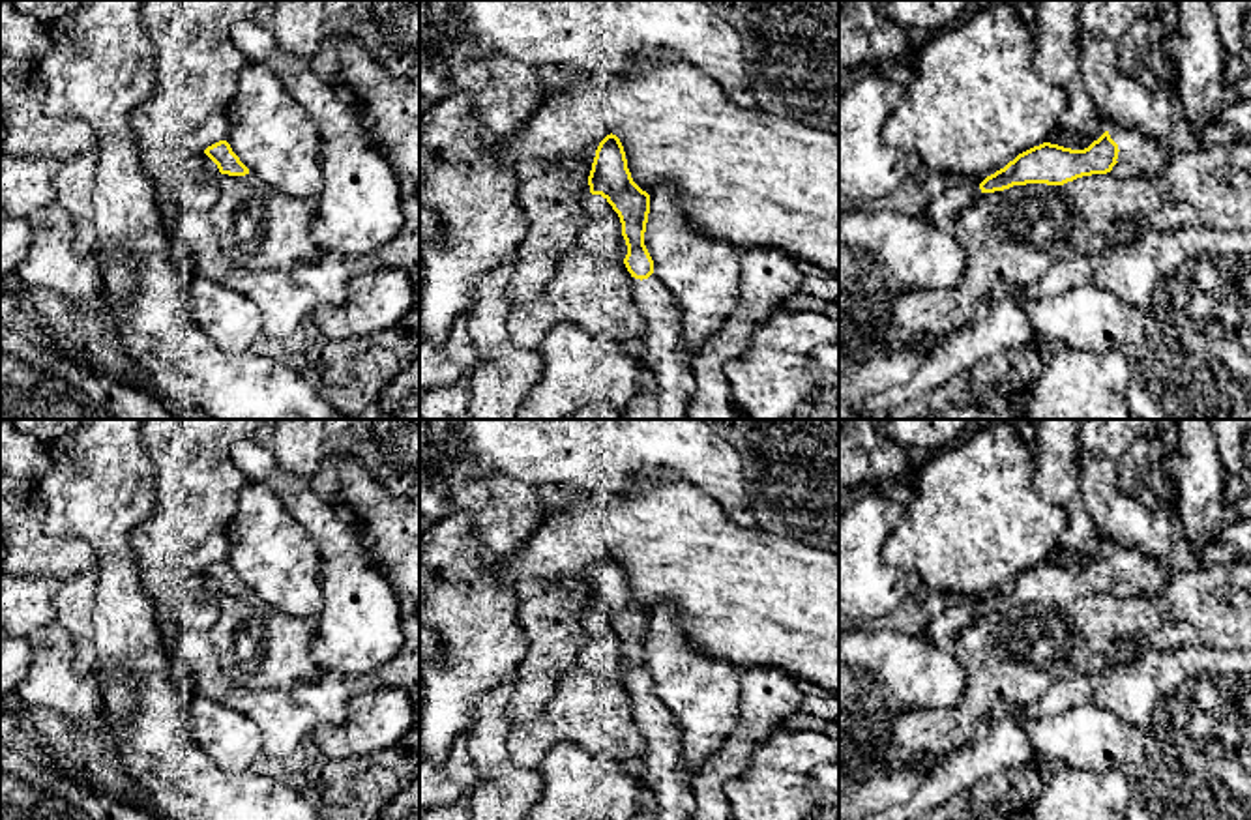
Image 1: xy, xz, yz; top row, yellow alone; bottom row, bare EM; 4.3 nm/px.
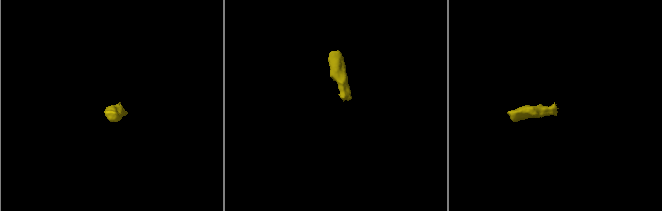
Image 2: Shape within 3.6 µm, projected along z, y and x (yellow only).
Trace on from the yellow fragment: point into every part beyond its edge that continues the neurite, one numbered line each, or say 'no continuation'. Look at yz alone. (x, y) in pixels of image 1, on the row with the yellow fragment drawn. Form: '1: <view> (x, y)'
1: yz (1148, 156)

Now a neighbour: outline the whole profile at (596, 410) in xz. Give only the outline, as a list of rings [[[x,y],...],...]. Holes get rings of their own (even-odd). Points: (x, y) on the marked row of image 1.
[[[592,403],[582,406],[567,419],[622,419],[624,412],[609,403]]]

